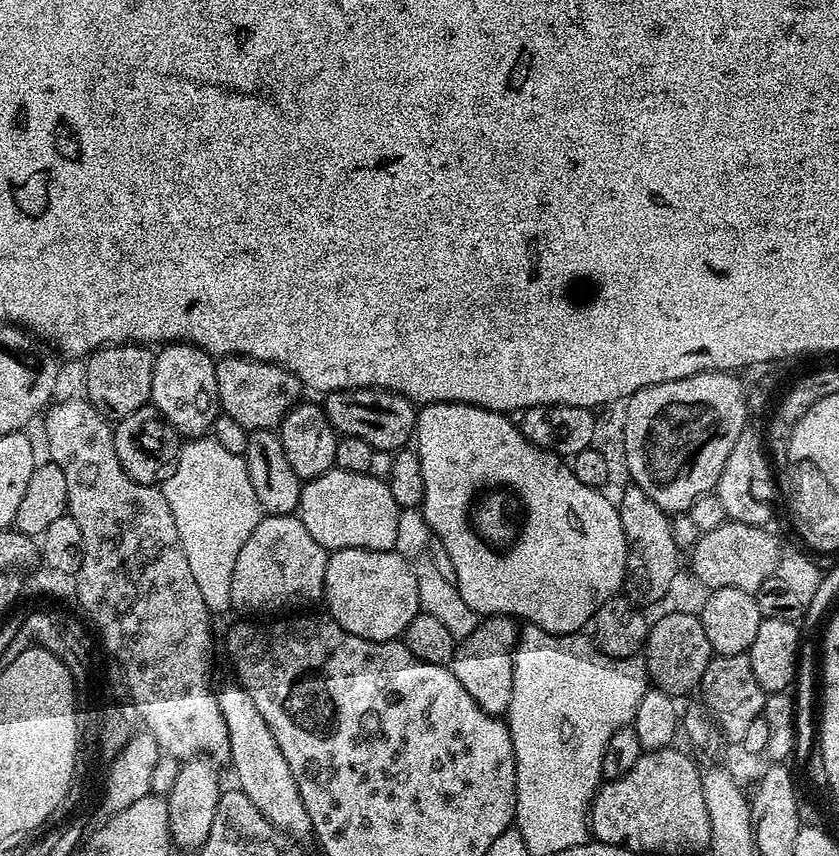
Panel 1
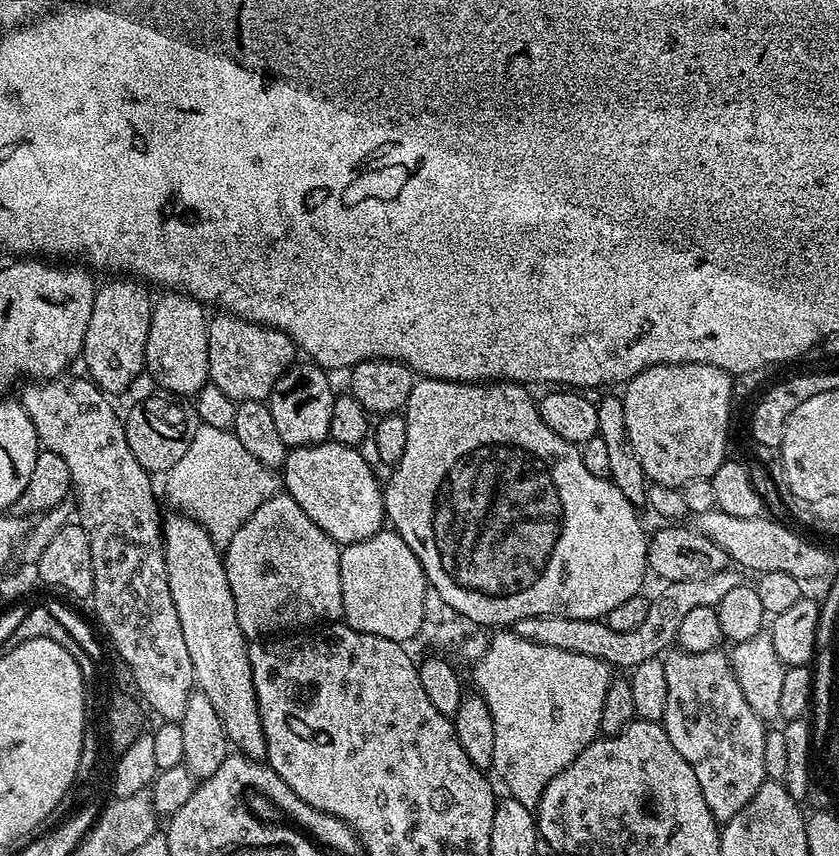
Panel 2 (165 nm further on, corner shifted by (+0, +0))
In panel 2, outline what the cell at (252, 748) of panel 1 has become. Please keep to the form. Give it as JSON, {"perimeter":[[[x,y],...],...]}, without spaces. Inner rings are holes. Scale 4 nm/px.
{"perimeter":[[[172,514],[163,521],[164,557],[166,574],[170,582],[170,598],[178,610],[178,622],[182,622],[182,638],[186,638],[186,650],[190,650],[190,666],[194,670],[195,687],[206,698],[210,698],[215,713],[222,722],[222,730],[228,735],[229,745],[236,744],[249,760],[263,761],[268,755],[266,738],[262,730],[262,718],[258,710],[258,698],[254,690],[254,678],[248,657],[249,641],[238,626],[238,614],[234,610],[234,594],[230,594],[230,582],[226,578],[224,557],[221,549],[210,538],[210,534],[195,520],[183,515]]]}

